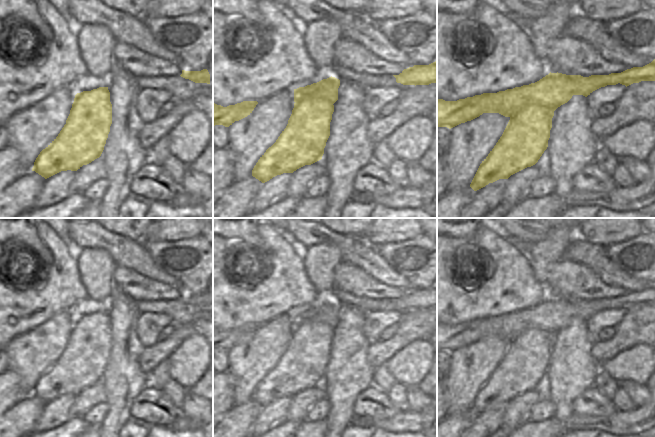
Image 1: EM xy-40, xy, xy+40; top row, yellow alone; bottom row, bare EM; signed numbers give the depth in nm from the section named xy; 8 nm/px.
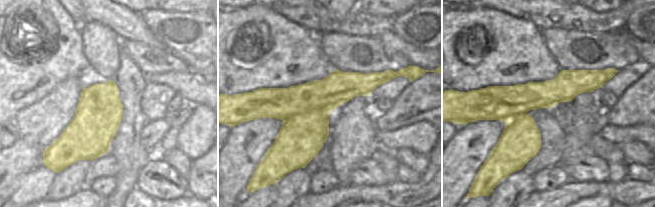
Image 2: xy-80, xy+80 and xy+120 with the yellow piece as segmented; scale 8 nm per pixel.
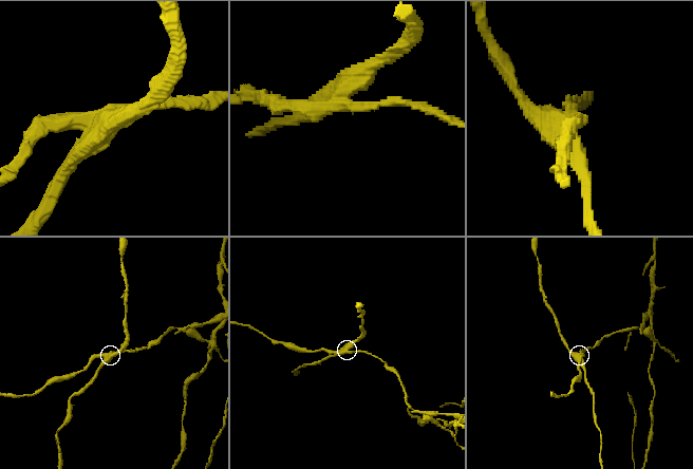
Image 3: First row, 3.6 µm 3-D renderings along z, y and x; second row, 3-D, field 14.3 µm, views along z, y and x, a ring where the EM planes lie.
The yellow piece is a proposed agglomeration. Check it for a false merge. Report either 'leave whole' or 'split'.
split

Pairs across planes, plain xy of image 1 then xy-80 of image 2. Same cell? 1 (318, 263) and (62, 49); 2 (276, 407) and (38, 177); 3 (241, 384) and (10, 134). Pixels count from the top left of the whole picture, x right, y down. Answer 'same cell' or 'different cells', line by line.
1: different cells
2: different cells
3: different cells

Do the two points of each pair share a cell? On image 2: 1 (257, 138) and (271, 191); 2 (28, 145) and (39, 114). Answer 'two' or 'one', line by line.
1: two
2: two

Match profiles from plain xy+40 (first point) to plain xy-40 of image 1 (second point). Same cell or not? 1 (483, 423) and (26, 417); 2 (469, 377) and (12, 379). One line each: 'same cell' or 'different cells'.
1: different cells
2: different cells

